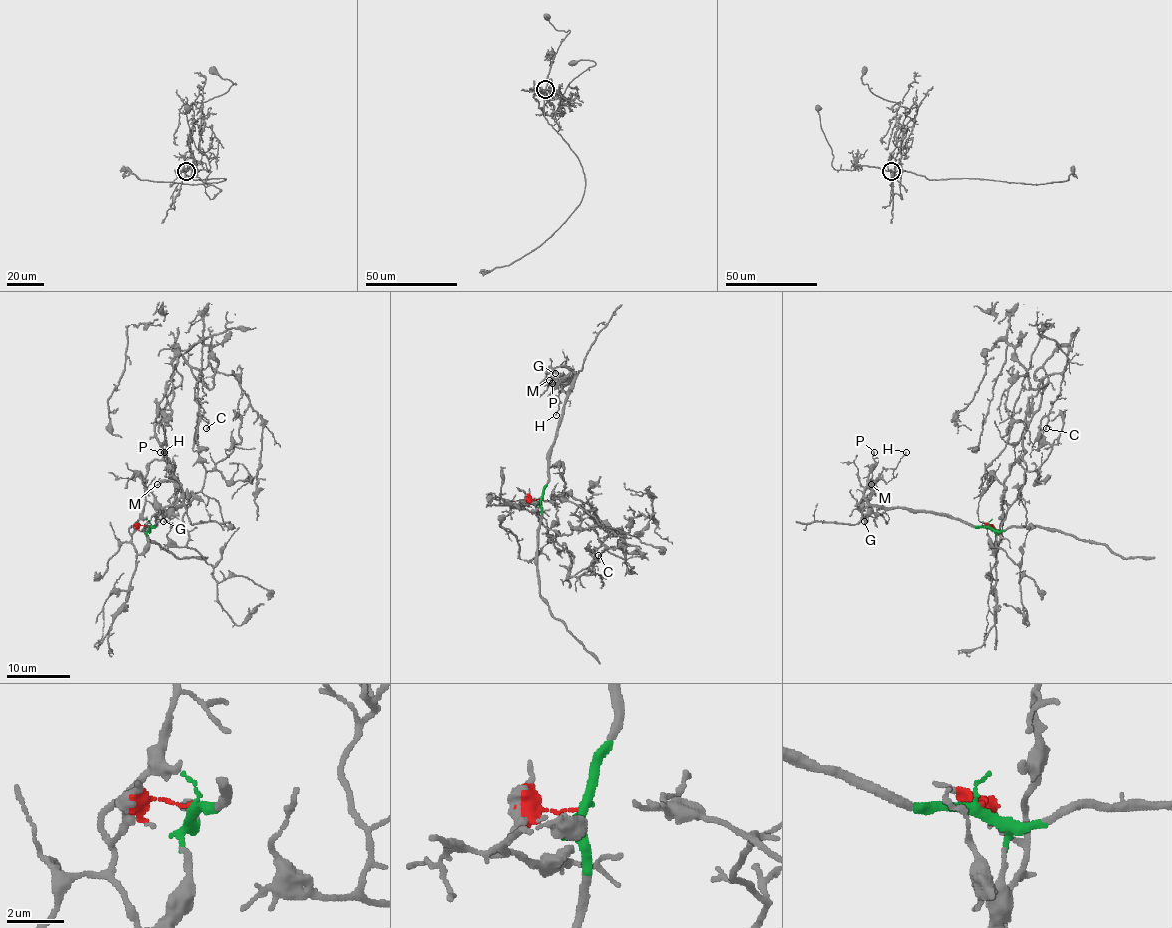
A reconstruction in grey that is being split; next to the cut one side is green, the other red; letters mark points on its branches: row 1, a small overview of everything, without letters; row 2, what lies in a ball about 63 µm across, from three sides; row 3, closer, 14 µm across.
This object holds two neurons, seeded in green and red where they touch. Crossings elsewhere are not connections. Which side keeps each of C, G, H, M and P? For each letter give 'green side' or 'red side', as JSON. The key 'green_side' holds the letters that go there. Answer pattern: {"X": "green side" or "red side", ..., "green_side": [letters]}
{"C": "red side", "G": "green side", "H": "green side", "M": "green side", "P": "green side", "green_side": ["G", "H", "M", "P"]}

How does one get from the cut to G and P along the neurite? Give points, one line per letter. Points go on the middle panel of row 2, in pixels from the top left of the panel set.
G: (542, 499), (567, 387), (574, 373), (566, 366), (556, 366), (555, 373)
P: (542, 499), (558, 419), (574, 373), (561, 384), (551, 382)

